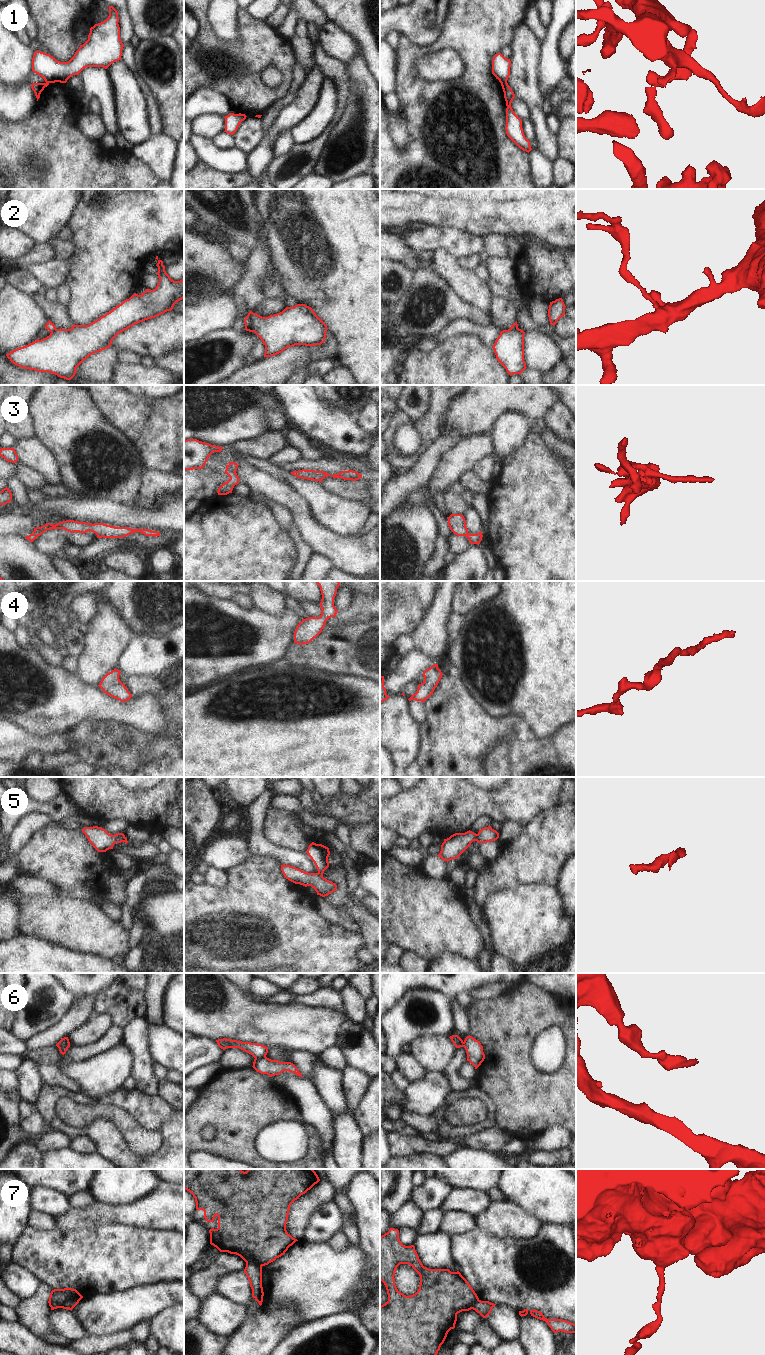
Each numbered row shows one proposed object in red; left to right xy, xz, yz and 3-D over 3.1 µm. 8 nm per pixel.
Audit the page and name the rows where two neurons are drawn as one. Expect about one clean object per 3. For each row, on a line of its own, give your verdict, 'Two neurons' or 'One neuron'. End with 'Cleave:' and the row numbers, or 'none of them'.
1: Two neurons
2: Two neurons
3: Two neurons
4: One neuron
5: Two neurons
6: Two neurons
7: Two neurons
Cleave: 1, 2, 3, 5, 6, 7.

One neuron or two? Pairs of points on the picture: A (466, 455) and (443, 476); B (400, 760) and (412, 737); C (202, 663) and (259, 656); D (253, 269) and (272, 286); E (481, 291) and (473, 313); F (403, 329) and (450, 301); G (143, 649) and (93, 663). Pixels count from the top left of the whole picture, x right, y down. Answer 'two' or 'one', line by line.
A: one
B: one
C: one
D: two
E: two
F: one
G: two

